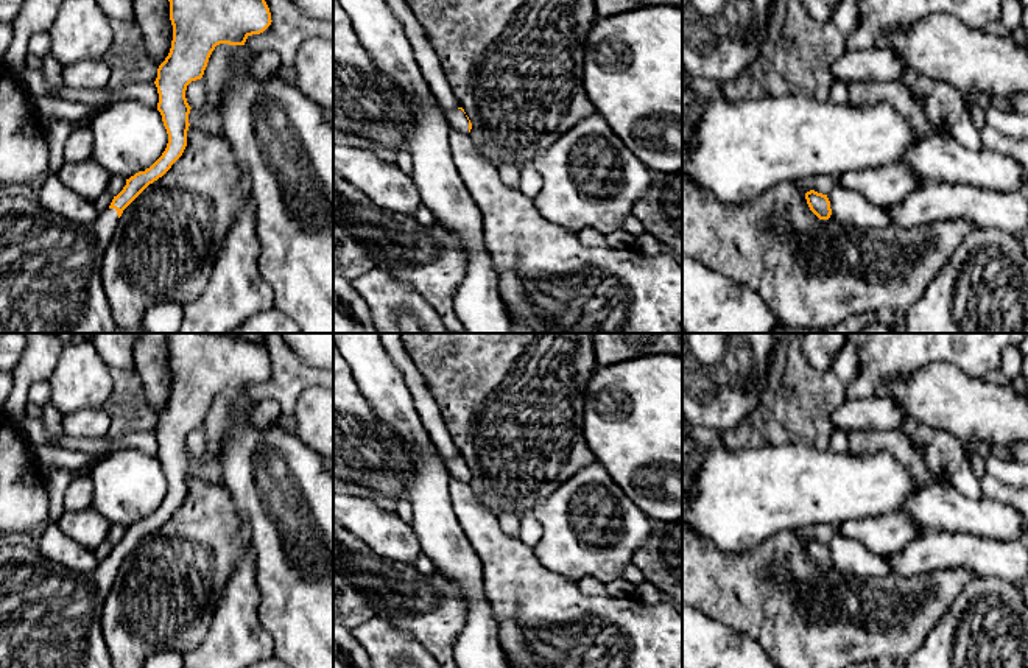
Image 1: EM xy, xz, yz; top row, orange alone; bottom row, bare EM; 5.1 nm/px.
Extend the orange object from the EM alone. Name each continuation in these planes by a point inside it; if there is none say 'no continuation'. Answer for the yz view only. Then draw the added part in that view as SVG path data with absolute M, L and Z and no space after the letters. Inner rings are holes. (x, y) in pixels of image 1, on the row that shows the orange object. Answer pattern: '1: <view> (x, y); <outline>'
no continuation

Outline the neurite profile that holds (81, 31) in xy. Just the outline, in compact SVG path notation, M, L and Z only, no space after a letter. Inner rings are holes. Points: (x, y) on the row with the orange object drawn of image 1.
M62 0L48 34L50 53L64 67L103 59L112 44L112 23L97 0Z

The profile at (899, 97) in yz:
M899 81L888 83L844 83L847 87L847 103L850 106L872 106L888 103L905 121L908 121L919 137L936 132L928 121L925 111L913 97L911 90Z

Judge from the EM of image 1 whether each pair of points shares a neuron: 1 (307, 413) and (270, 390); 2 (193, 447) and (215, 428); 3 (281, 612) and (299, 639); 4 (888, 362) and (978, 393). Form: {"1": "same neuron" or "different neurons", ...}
{"1": "different neurons", "2": "different neurons", "3": "same neuron", "4": "different neurons"}

